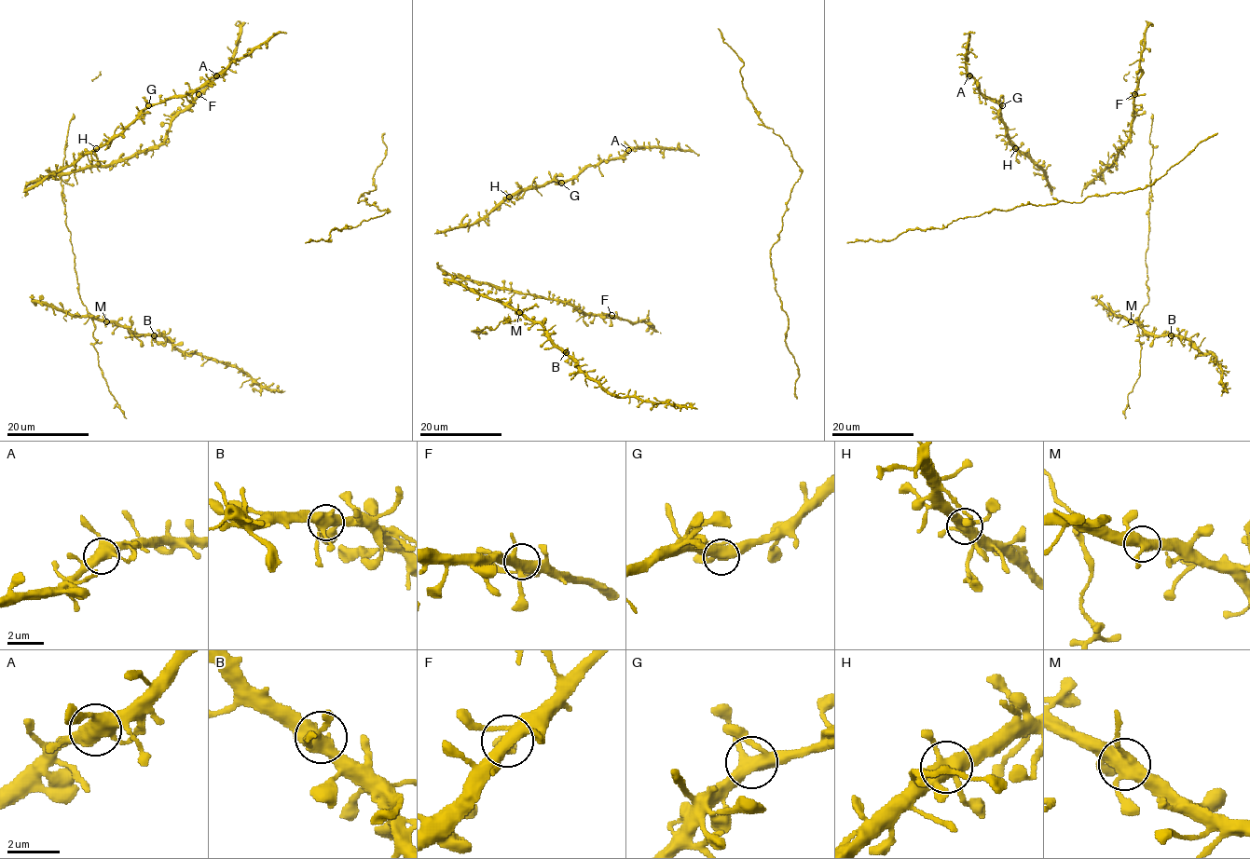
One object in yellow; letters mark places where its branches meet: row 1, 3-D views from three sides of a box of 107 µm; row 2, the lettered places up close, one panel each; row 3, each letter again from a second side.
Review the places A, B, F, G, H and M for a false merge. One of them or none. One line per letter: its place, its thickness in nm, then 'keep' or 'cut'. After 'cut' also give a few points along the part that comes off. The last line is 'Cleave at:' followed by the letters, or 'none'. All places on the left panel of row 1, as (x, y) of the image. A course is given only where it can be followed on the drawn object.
A: (216, 75) | 480 nm | keep
B: (154, 335) | 480 nm | keep
F: (199, 94) | 420 nm | keep
G: (148, 105) | 440 nm | keep
H: (96, 148) | 480 nm | keep
M: (106, 321) | 440 nm | keep
Cleave at: none

